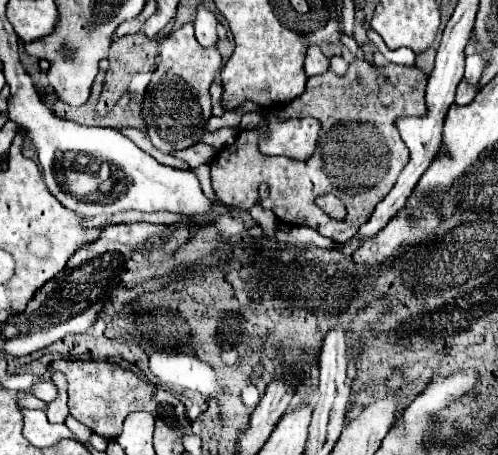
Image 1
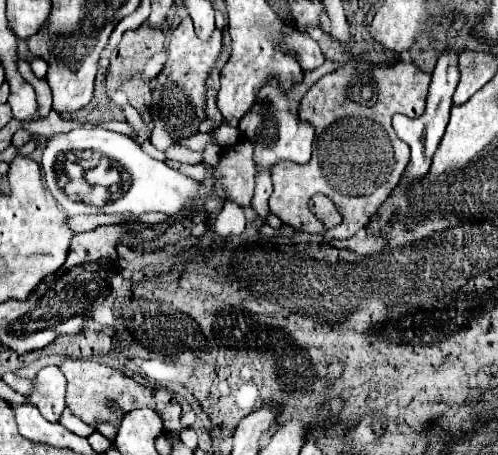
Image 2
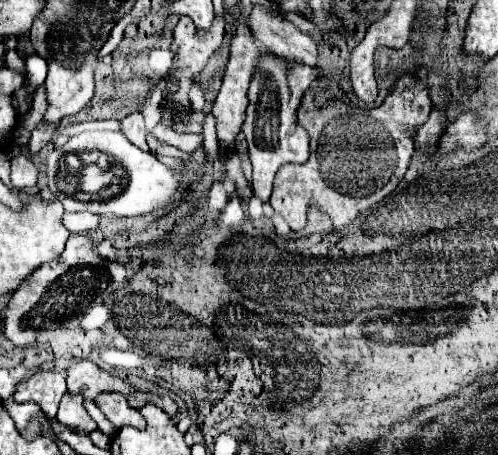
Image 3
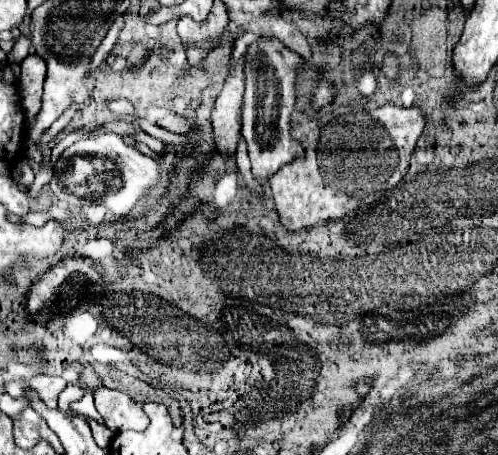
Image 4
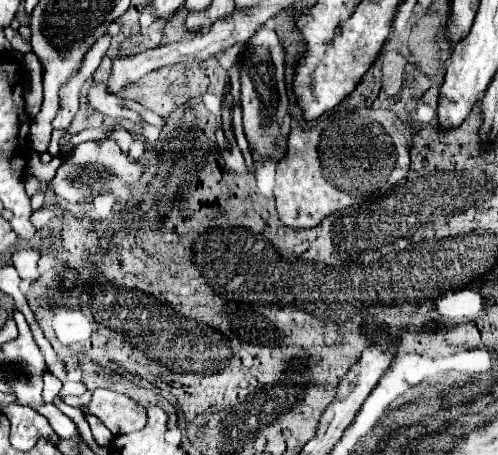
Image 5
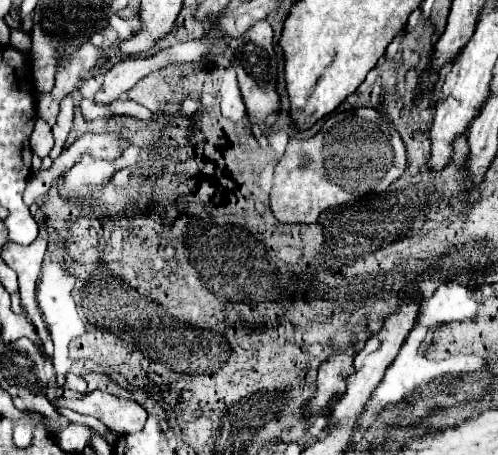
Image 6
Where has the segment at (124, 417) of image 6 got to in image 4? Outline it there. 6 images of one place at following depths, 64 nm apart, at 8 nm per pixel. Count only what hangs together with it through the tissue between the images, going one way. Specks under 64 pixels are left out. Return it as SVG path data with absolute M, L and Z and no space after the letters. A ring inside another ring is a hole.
M98 388L94 392L96 410L102 414L106 426L118 434L122 430L146 430L148 416L142 412L142 404L134 402L128 394L110 388Z

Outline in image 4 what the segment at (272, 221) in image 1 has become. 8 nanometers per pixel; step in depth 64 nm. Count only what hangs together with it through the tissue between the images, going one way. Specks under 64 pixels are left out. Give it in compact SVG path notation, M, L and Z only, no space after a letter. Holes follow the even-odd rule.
M276 38L256 40L248 50L242 136L246 138L248 154L252 160L252 176L260 186L270 176L274 176L280 166L304 158L304 146L290 134L290 116L296 104L296 80L304 68L304 60L284 48Z

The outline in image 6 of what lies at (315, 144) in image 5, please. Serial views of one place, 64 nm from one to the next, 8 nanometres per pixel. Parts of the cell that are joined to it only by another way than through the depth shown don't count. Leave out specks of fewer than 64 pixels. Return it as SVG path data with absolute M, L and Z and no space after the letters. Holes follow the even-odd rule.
M356 108L330 114L320 130L310 138L290 138L282 160L276 164L270 206L284 224L314 224L318 216L334 206L342 206L372 192L384 192L406 170L406 146L400 132L390 128L390 120L374 108Z

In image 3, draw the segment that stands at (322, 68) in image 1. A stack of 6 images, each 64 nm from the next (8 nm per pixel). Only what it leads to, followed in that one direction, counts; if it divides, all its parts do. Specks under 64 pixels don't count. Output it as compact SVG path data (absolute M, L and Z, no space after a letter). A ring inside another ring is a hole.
M256 8L250 12L248 22L258 42L272 54L308 66L318 64L316 42L308 34L300 32L290 20L286 20L278 8L272 8L272 12Z

